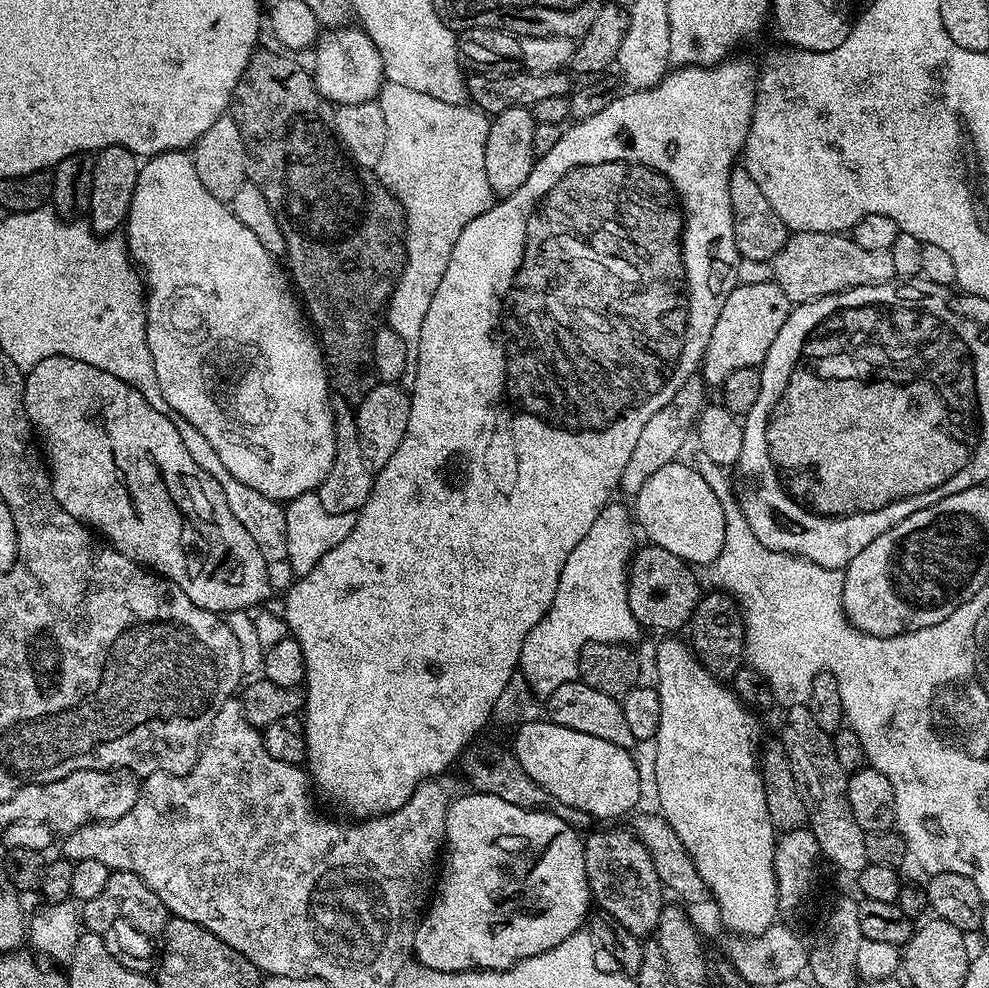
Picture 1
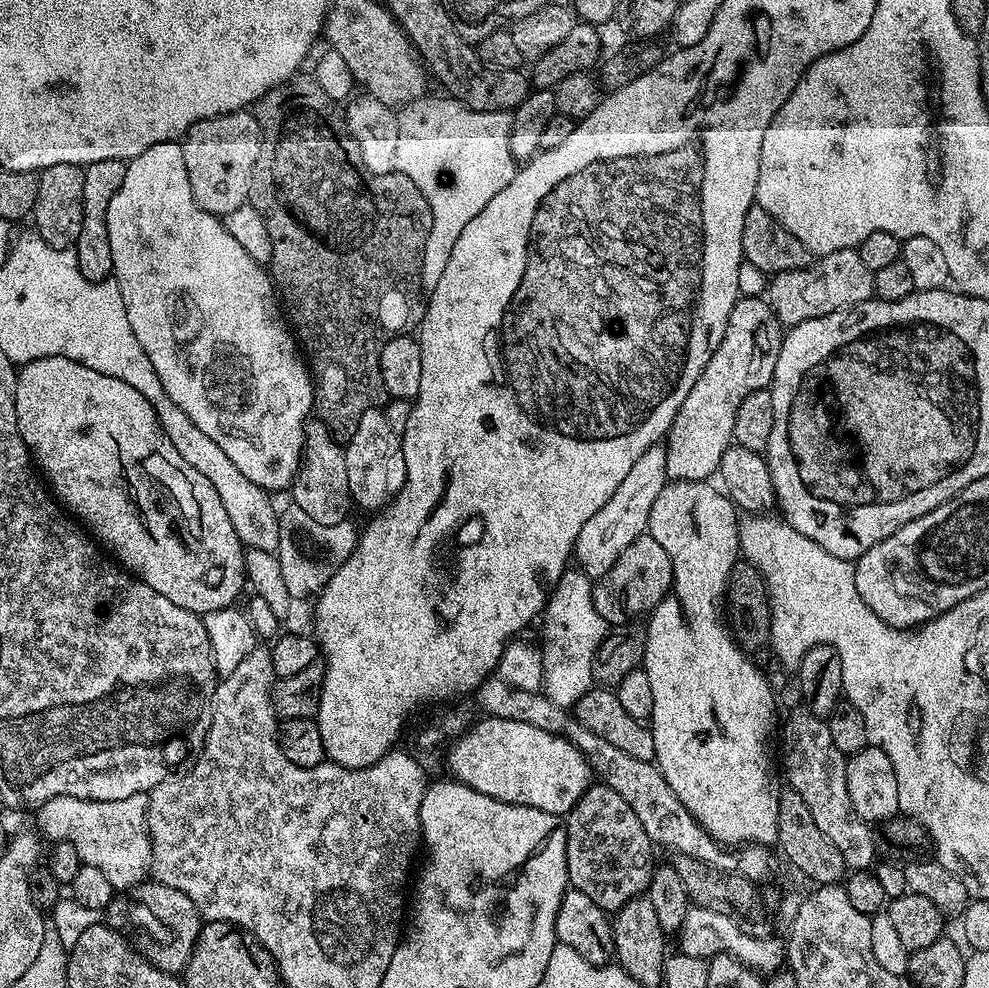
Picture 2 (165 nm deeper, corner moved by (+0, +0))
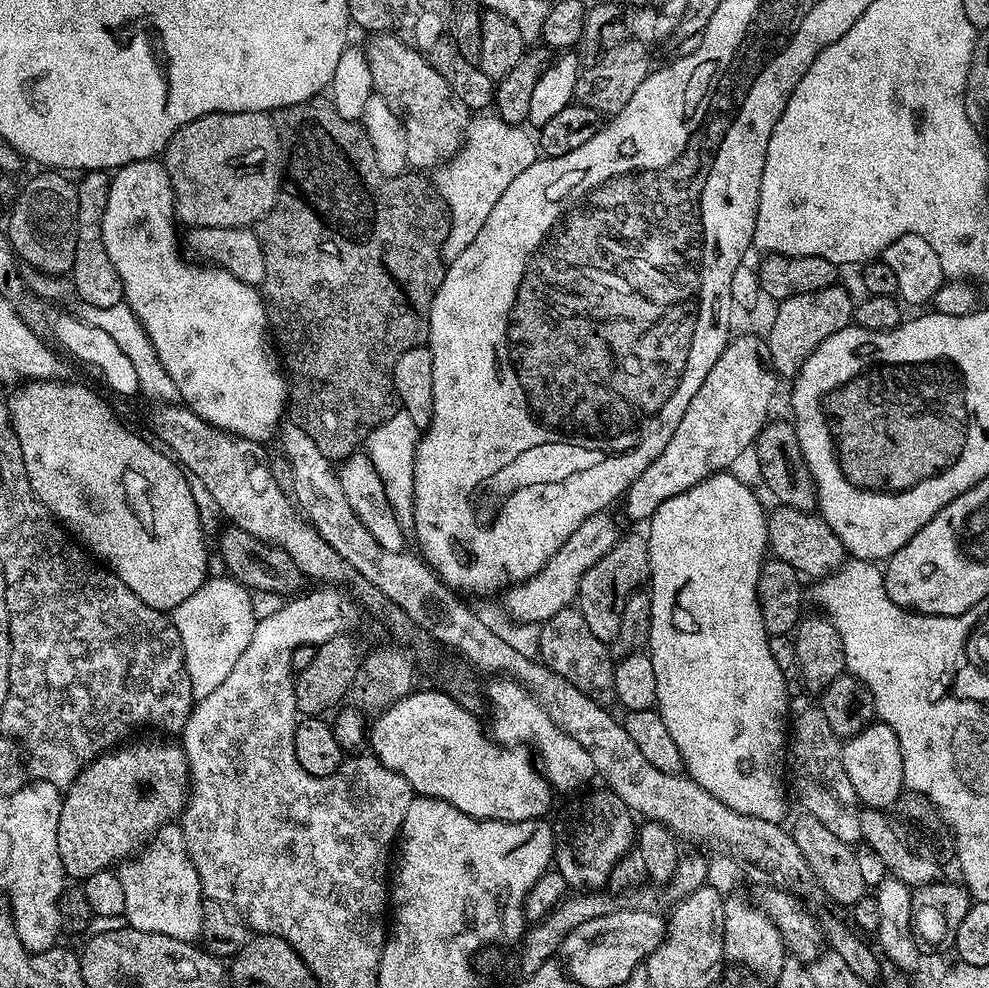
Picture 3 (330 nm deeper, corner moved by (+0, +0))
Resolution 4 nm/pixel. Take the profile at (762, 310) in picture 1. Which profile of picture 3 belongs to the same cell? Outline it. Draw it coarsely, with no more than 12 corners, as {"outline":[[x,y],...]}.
{"outline":[[729,339],[666,450],[623,497],[647,522],[751,449],[778,373]]}

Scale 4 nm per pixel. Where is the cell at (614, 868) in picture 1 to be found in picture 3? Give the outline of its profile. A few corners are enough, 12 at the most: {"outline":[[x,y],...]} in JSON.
{"outline":[[600,786],[551,821],[554,868],[600,890],[638,835],[634,813]]}

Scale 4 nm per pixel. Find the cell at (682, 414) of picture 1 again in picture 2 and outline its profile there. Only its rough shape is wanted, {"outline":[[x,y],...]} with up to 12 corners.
{"outline":[[650,446],[582,526],[579,571],[598,578],[648,532],[667,447]]}

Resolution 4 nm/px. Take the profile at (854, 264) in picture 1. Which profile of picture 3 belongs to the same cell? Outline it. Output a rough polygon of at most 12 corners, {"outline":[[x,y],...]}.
{"outline":[[834,283],[775,305],[772,366],[795,377],[804,359],[854,320]]}

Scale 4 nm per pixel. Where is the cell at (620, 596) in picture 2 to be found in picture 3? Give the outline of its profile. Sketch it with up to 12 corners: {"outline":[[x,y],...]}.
{"outline":[[621,535],[580,583],[594,638],[618,634],[649,579],[647,535]]}

